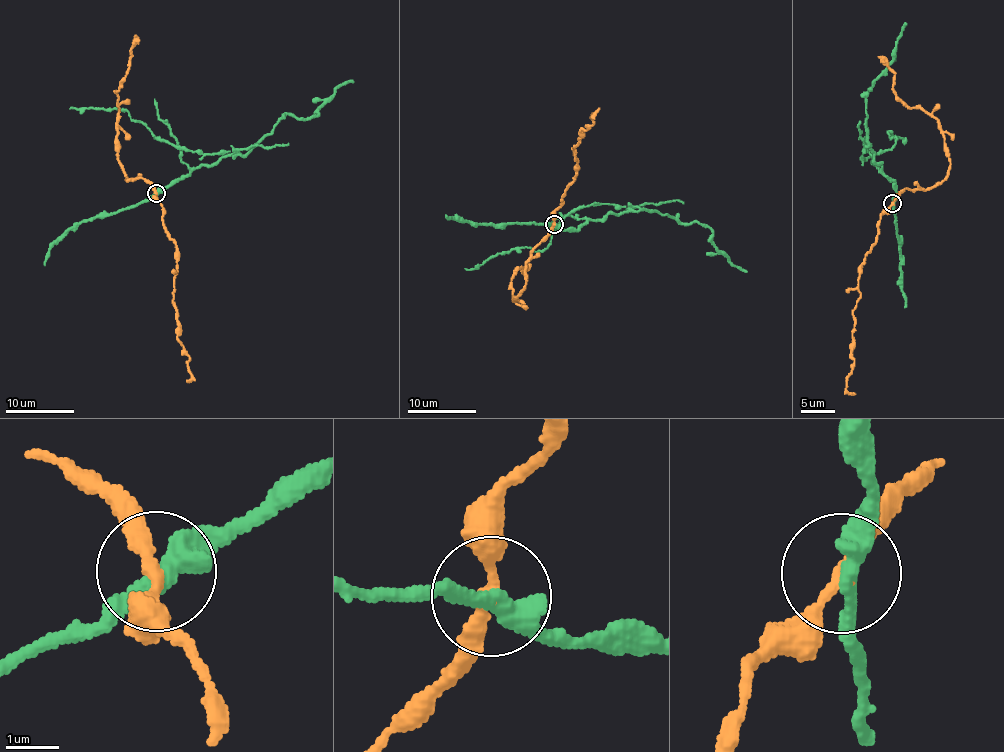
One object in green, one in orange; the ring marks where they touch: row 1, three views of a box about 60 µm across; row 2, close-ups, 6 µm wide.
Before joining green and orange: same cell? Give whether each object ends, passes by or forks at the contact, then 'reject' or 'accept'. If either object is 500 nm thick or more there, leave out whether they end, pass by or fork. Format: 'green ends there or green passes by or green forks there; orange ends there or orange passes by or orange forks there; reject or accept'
green passes by; orange passes by; reject

